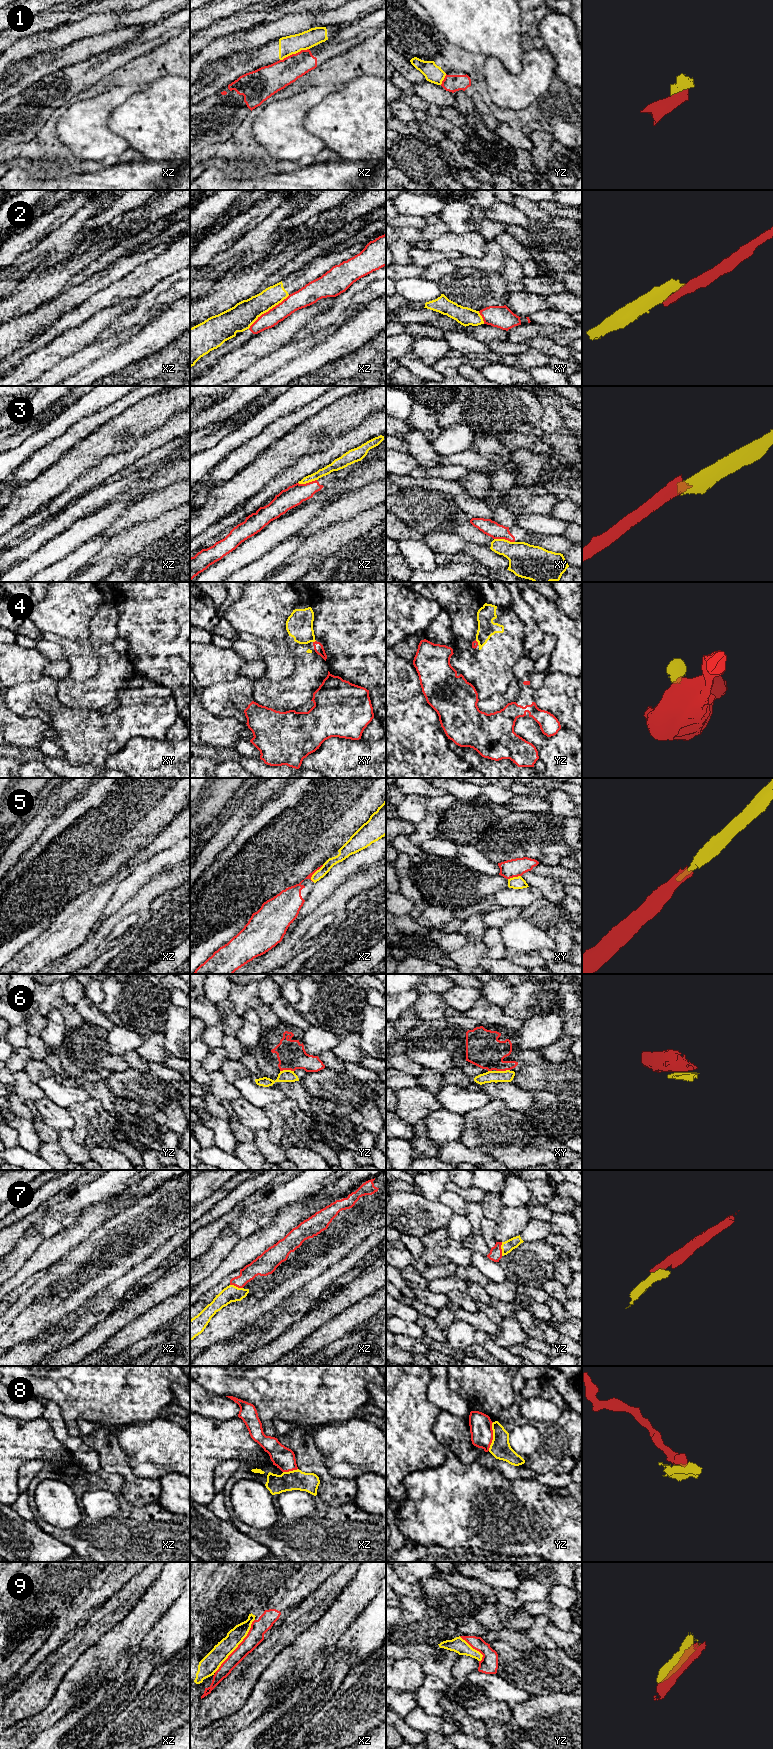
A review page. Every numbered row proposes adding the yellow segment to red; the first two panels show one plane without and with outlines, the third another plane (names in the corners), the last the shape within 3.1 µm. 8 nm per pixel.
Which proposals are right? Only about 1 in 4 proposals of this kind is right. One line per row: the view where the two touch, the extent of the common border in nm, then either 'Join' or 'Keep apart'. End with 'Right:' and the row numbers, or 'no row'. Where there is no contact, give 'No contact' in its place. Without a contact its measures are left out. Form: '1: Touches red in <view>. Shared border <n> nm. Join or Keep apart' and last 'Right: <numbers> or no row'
1: Touches red in xz. Shared border 260 nm. Keep apart
2: Touches red in xz. Shared border 420 nm. Keep apart
3: Touches red in xy. Shared border 170 nm. Keep apart
4: Touches red in xy. Shared border 30 nm. Keep apart
5: Touches red in xz. Shared border 160 nm. Join
6: Touches red in yz. Shared border 110 nm. Keep apart
7: Touches red in yz. Shared border 110 nm. Join
8: Touches red in yz. Shared border 240 nm. Keep apart
9: Touches red in xz. Shared border 550 nm. Keep apart
Right: 5, 7

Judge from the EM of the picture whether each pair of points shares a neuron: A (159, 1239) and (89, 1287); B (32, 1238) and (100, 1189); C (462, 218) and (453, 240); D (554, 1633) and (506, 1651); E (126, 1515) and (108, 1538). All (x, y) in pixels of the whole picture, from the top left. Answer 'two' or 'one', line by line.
A: one
B: one
C: two
D: two
E: one

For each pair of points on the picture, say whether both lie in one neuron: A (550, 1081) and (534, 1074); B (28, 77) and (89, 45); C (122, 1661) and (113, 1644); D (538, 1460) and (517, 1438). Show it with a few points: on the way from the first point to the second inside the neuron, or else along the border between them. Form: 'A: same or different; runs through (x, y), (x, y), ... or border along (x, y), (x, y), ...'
A: same; runs through (546, 1078), (538, 1078)
B: same; runs through (43, 64), (52, 64), (59, 58), (74, 53)
C: different; border along (133, 1648), (127, 1647), (105, 1673)
D: different; border along (540, 1433), (538, 1449), (524, 1459), (510, 1444)

